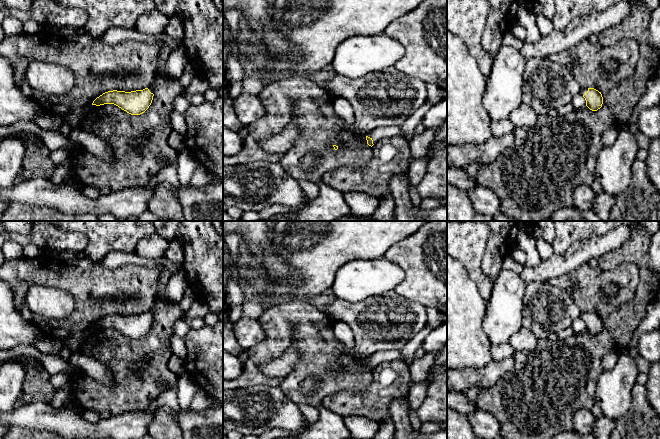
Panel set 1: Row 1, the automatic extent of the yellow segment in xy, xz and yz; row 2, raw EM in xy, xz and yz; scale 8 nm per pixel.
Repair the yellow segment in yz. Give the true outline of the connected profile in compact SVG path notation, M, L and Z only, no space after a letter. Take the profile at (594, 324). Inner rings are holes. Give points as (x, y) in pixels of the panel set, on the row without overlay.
M582 312L580 318L586 324L586 330L592 334L597 335L602 331L603 321L601 316L594 312Z

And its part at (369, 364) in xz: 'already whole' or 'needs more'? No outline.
needs more

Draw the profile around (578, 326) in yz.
M581 318L575 320L571 327L574 334L580 334L586 330L586 324Z

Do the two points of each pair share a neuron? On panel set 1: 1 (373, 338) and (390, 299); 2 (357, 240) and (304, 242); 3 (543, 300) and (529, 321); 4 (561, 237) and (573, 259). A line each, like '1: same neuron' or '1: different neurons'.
1: same neuron
2: same neuron
3: same neuron
4: different neurons

